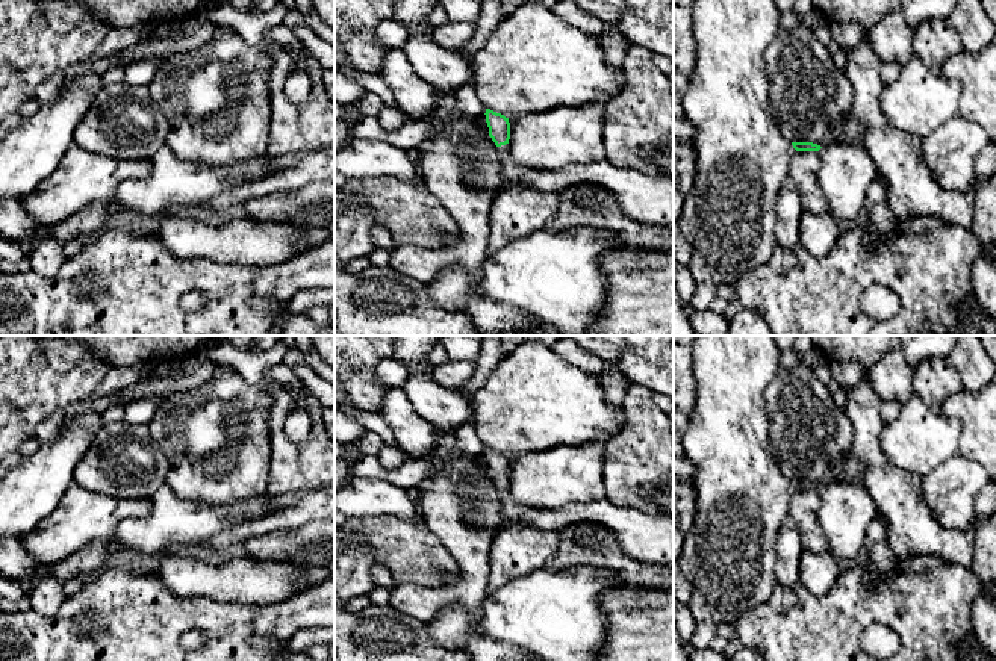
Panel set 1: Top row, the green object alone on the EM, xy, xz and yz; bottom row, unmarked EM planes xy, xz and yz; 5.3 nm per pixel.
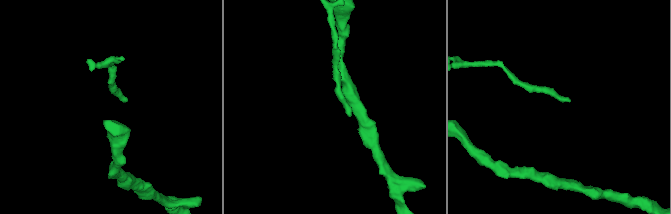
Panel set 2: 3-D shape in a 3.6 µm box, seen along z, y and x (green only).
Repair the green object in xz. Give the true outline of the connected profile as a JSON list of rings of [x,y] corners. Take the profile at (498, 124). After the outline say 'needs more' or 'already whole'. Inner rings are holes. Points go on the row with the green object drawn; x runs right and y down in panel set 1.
[[[486,109],[489,136],[498,147],[500,189],[525,185],[542,192],[560,192],[574,185],[595,185],[615,194],[621,210],[639,224],[674,231],[674,175],[652,177],[633,168],[619,168],[607,159],[572,163],[560,169],[521,165],[509,154],[510,123]]]; needs more

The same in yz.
[[[792,142],[796,151],[817,151],[822,166],[817,175],[828,213],[843,227],[855,224],[866,203],[870,183],[878,178],[870,154],[855,144],[820,147],[813,142]]]; needs more

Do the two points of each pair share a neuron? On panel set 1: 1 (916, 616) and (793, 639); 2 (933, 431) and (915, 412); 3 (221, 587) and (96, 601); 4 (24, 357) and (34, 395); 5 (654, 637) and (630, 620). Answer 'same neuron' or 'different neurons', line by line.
1: same neuron
2: same neuron
3: different neurons
4: same neuron
5: same neuron

